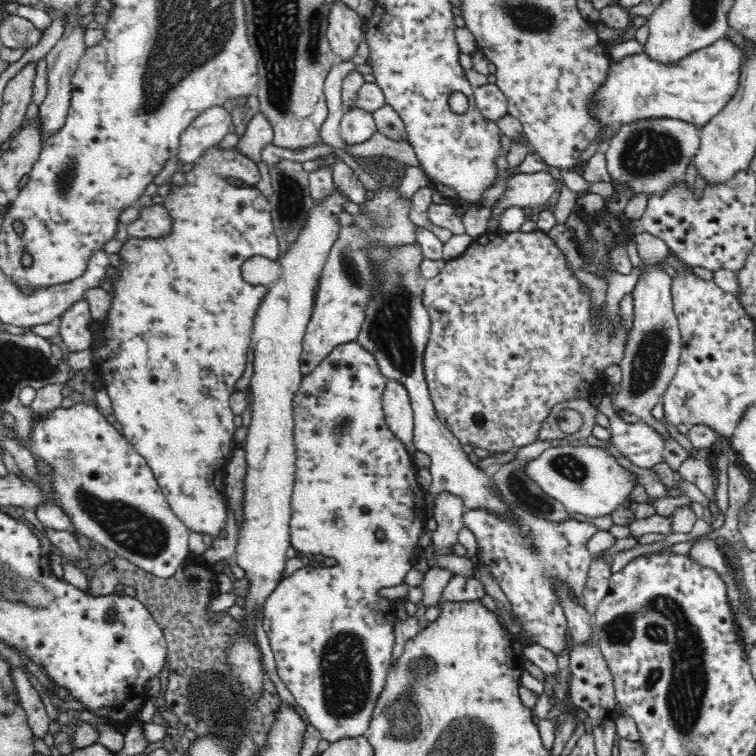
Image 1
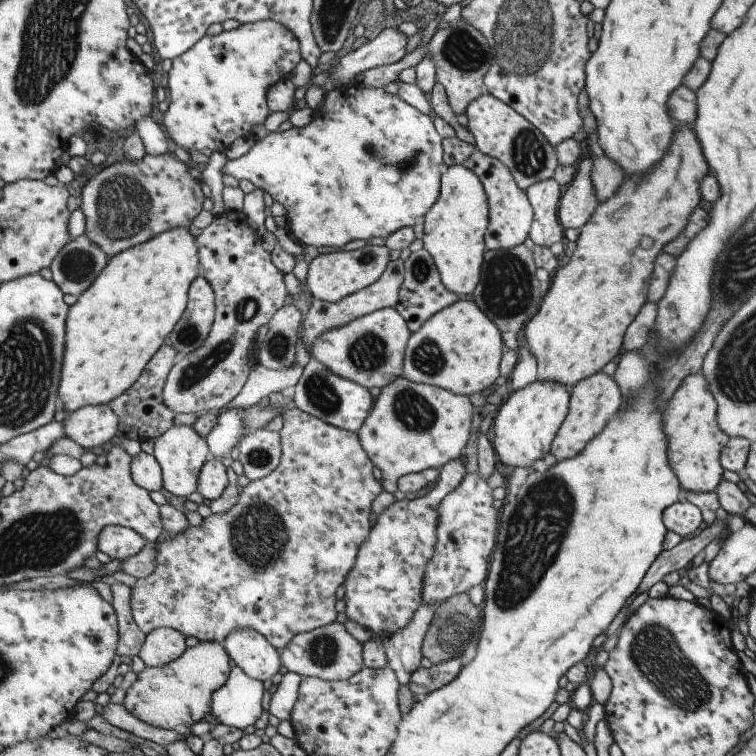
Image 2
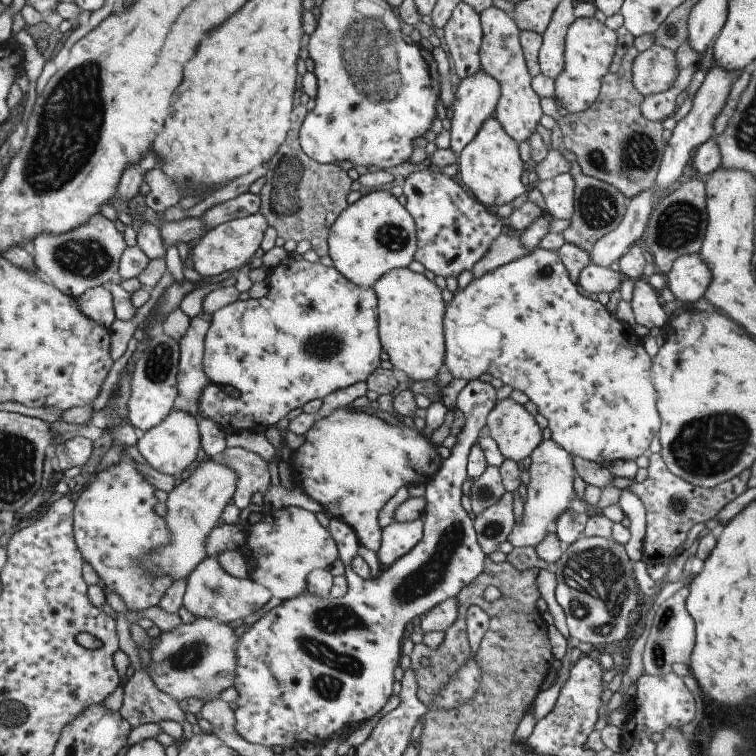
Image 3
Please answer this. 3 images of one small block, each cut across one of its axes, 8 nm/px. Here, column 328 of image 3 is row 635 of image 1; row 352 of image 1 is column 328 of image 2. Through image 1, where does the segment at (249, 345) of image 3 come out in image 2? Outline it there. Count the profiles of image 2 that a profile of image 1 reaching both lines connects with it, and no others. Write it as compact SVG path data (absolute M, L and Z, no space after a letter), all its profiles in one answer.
M386 307L356 318L337 329L330 329L314 339L311 358L321 362L332 374L367 388L388 386L401 376L405 348L411 335L406 319L395 309Z

